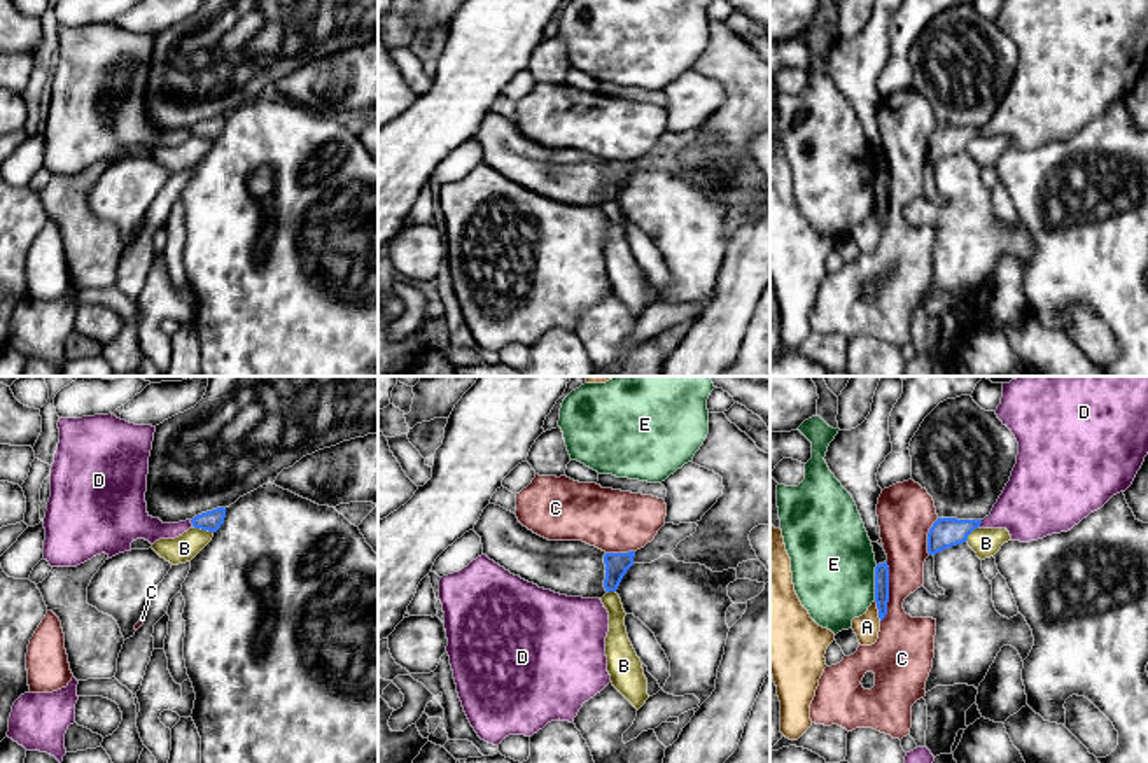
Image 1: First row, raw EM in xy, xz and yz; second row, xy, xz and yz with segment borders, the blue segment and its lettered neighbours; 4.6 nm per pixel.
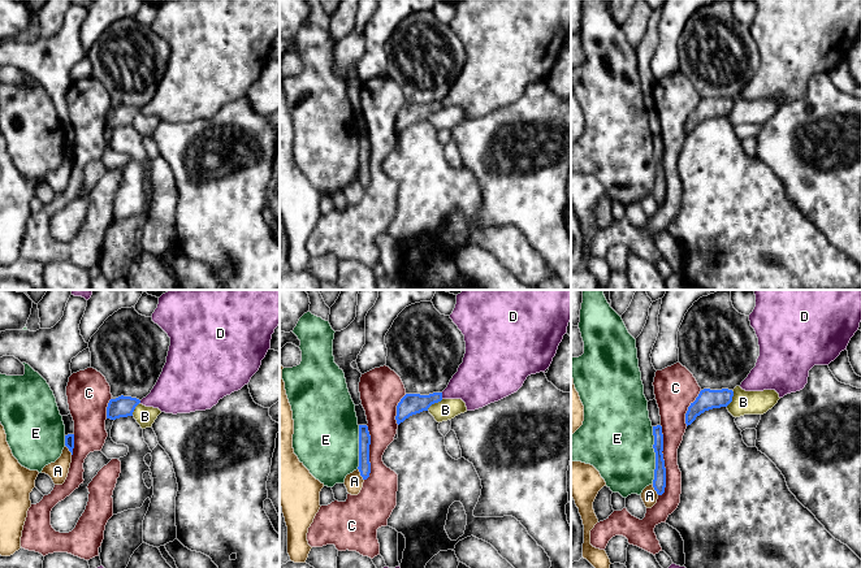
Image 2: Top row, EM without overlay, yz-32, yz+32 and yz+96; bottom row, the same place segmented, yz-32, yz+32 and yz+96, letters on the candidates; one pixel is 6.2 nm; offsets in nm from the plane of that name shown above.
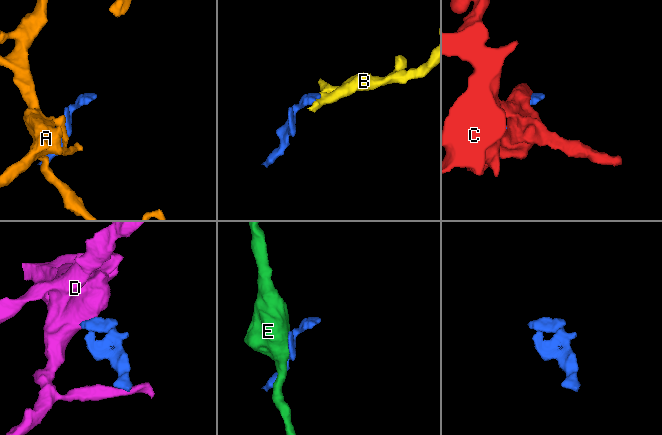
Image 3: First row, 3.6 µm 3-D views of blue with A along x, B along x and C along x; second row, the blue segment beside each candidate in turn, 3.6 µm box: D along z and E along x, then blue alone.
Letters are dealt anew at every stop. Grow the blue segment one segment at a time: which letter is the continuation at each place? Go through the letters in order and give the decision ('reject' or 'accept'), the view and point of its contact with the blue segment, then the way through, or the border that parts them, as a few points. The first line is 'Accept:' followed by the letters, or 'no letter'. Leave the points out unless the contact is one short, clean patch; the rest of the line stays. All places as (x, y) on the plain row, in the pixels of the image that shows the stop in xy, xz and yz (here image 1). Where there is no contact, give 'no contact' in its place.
Accept: no letter
A: reject; meets blue in yz at (879, 219)
B: reject; meets blue in xy at (203, 137); border along xy (193, 133), (212, 140)
C: reject; meets blue in yz at (888, 200)
D: reject; meets blue in xy at (191, 130); border along xy (189, 128), (193, 133)
E: reject; meets blue in yz at (875, 191)

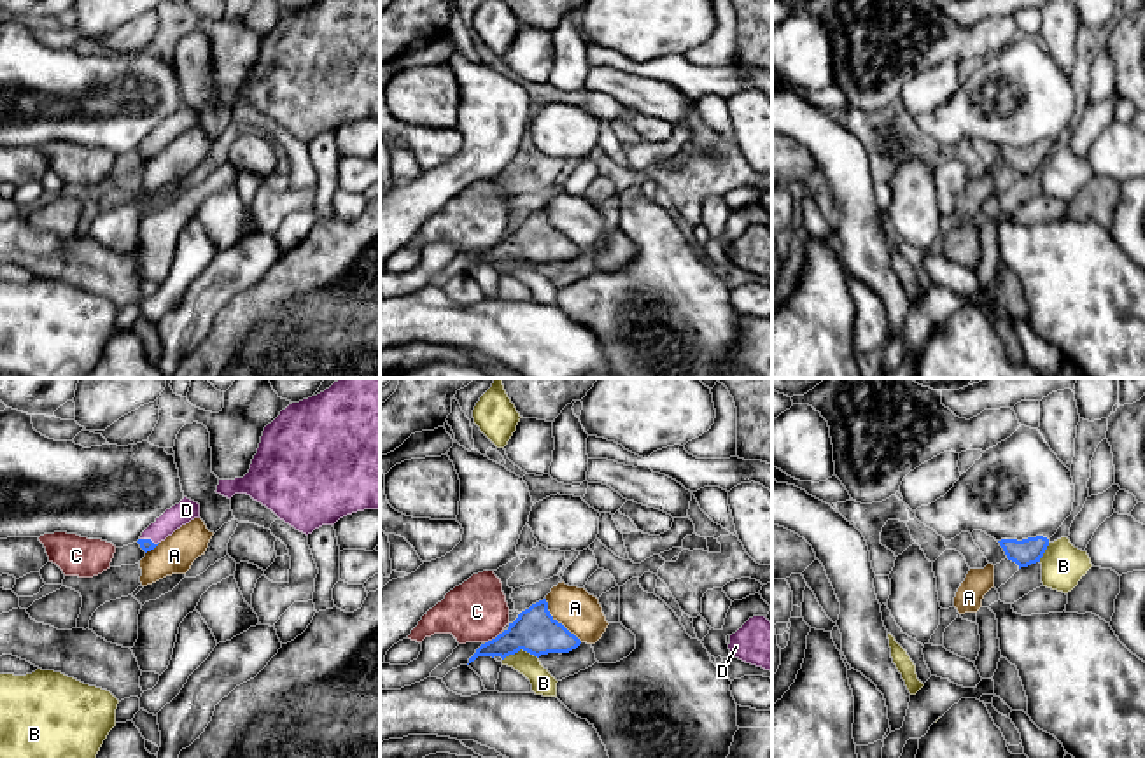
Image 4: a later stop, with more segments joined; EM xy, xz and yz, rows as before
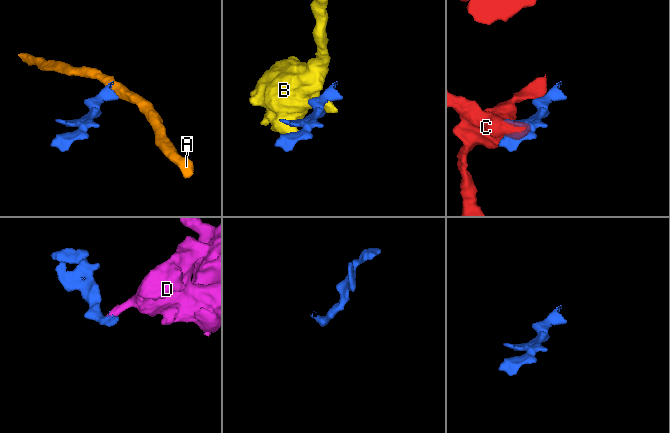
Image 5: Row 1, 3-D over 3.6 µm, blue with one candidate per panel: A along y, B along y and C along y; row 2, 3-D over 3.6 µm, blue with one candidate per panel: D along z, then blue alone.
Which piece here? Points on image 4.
Accept: D
A: reject; meets blue in xz at (557, 230); border along xz (545, 207), (547, 217), (582, 249)
B: reject; meets blue in xz at (520, 256); border along xz (538, 265), (519, 258), (503, 268)
C: reject; meets blue in xz at (496, 245)
D: accept; meets blue in xy at (149, 147); runs through xy (146, 153), (149, 147), (186, 118)

